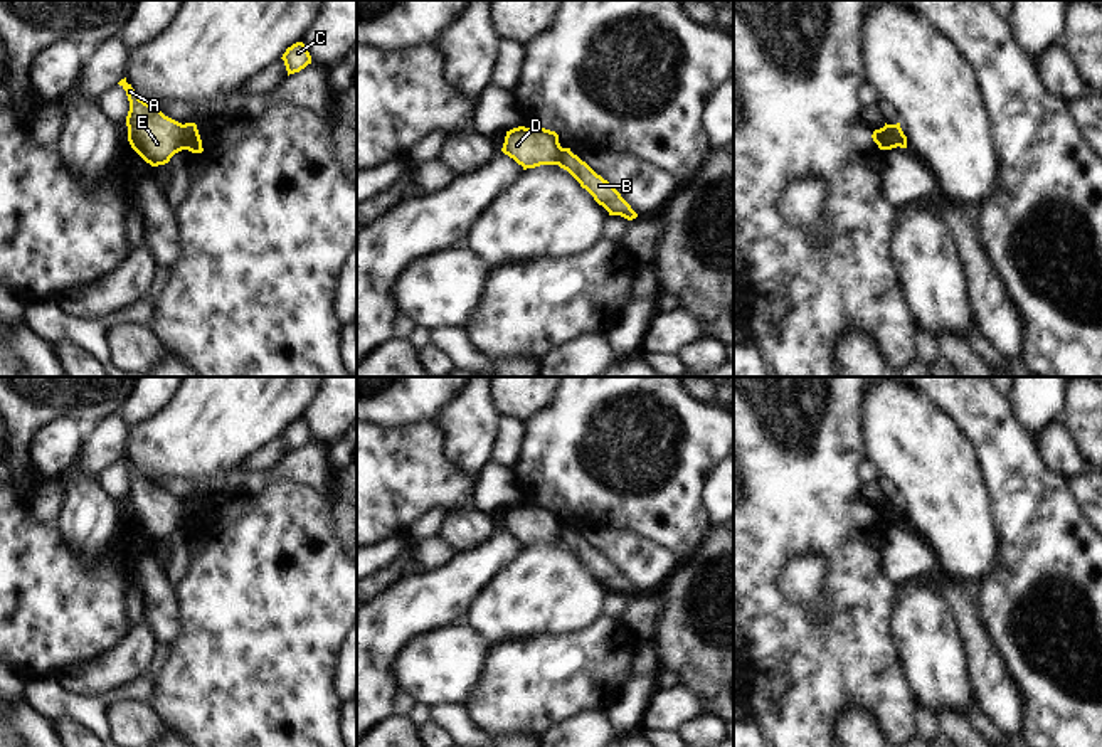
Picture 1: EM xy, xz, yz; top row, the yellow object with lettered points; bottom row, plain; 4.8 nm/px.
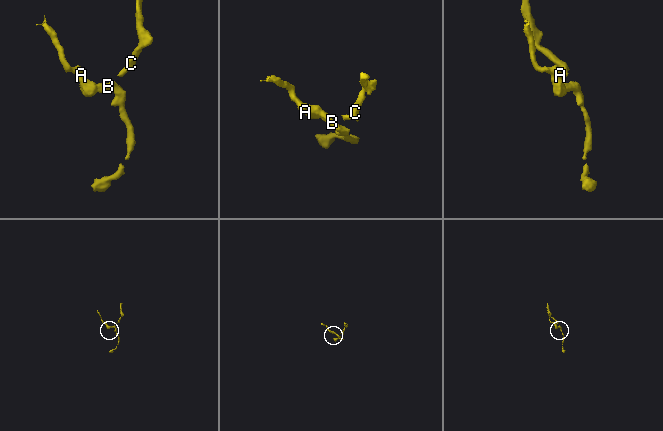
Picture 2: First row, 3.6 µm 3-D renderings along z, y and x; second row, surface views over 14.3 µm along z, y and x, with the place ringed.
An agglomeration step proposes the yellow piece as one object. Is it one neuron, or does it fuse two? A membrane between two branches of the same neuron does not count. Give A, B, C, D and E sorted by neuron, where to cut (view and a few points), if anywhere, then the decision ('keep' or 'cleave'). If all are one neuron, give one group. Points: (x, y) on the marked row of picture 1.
A D E / B C | xy (182, 125), (184, 148) | cleave

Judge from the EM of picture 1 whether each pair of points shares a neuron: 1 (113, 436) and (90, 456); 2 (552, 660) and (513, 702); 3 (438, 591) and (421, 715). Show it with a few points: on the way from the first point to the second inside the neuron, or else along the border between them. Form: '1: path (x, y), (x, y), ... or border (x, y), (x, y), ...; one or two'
1: path (108, 439), (95, 453); one
2: path (547, 672), (525, 692); one
3: border (416, 704), (406, 715); two

